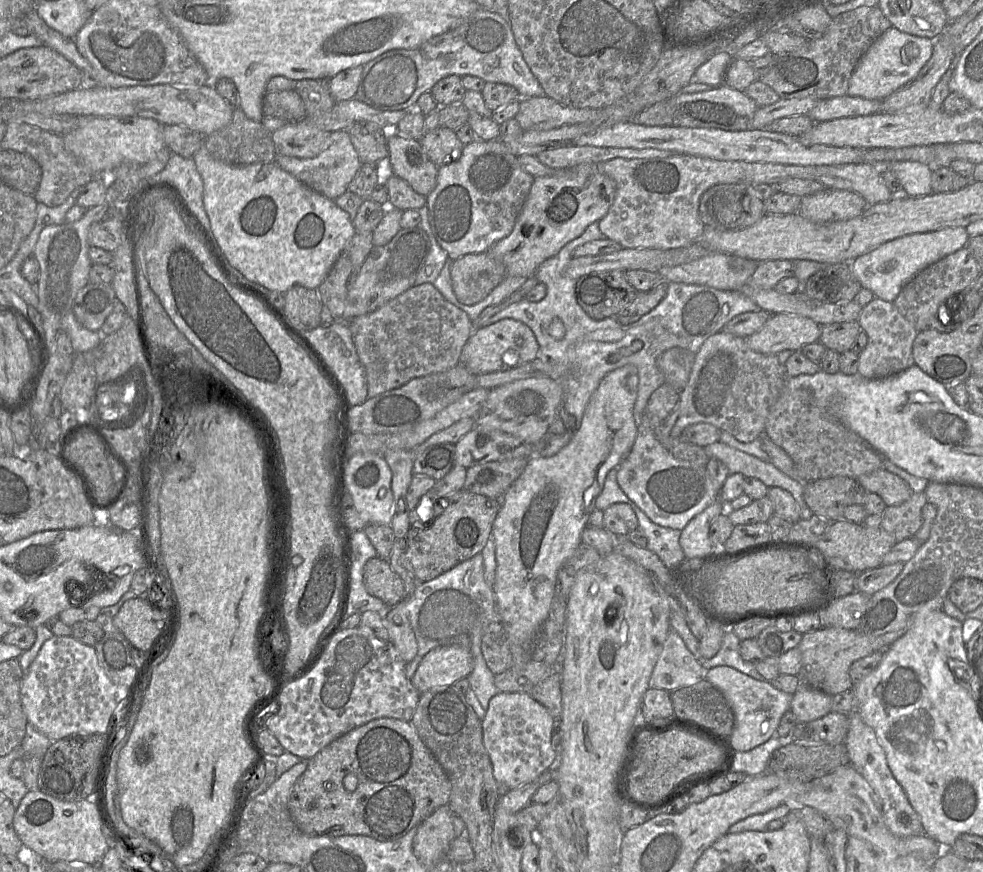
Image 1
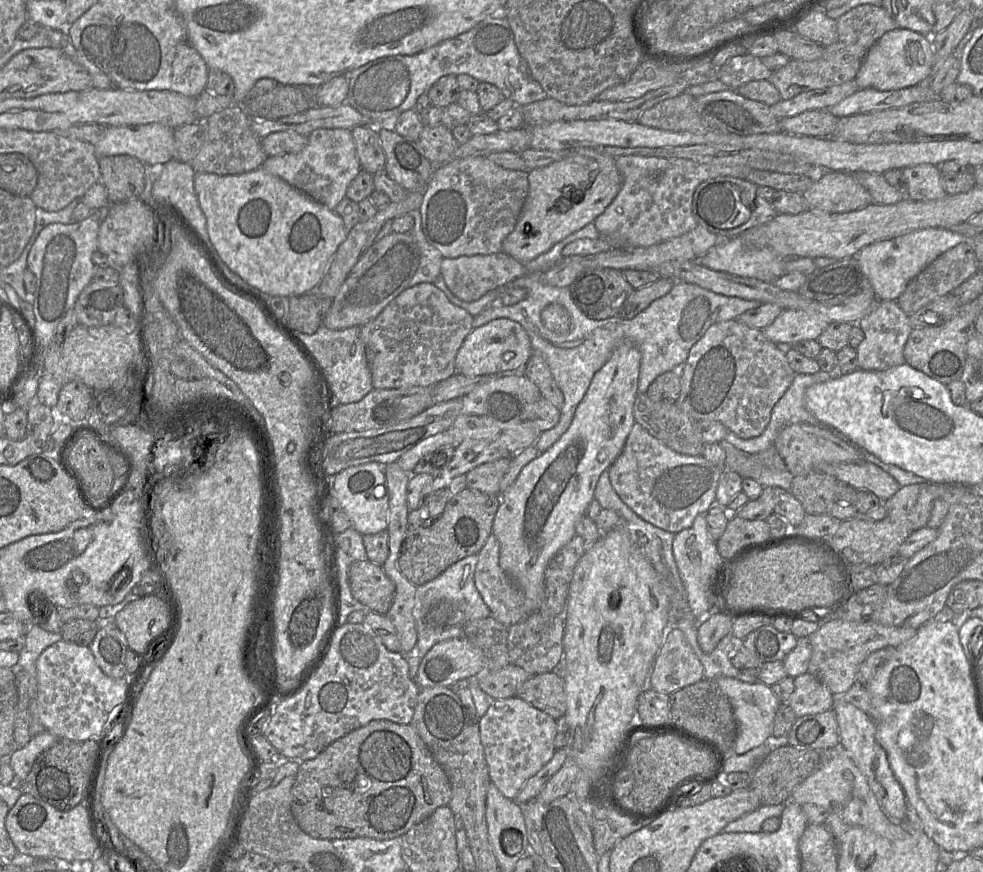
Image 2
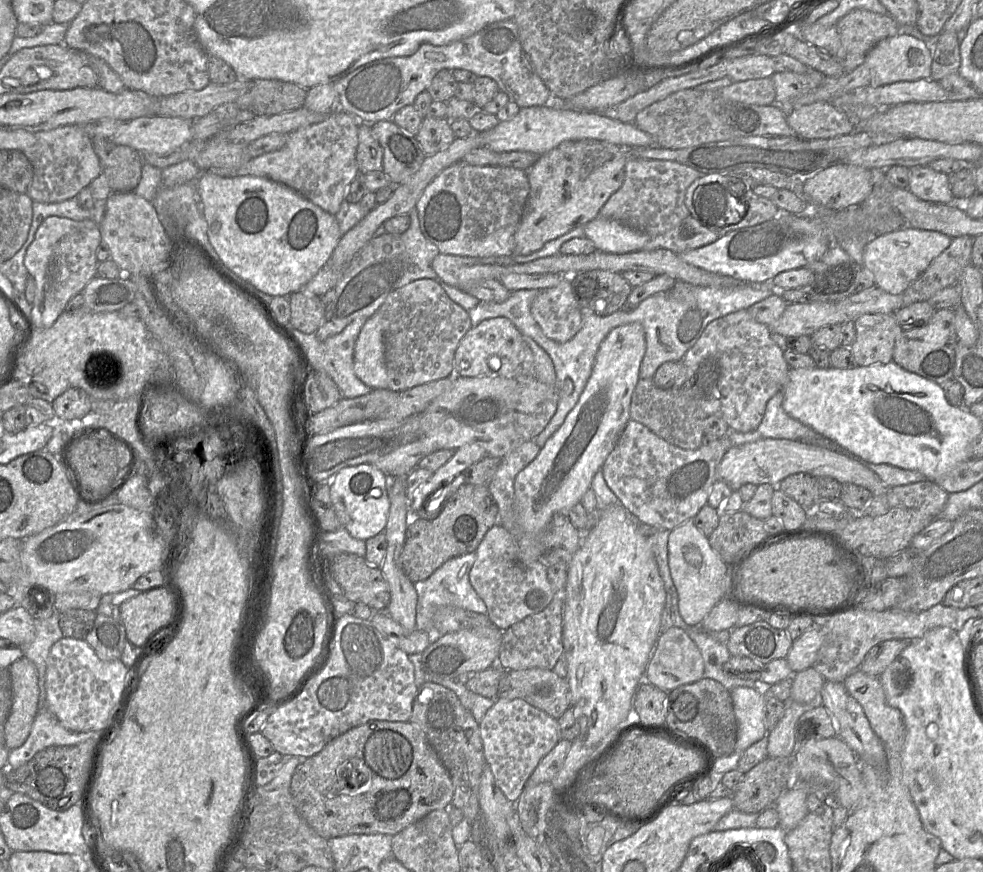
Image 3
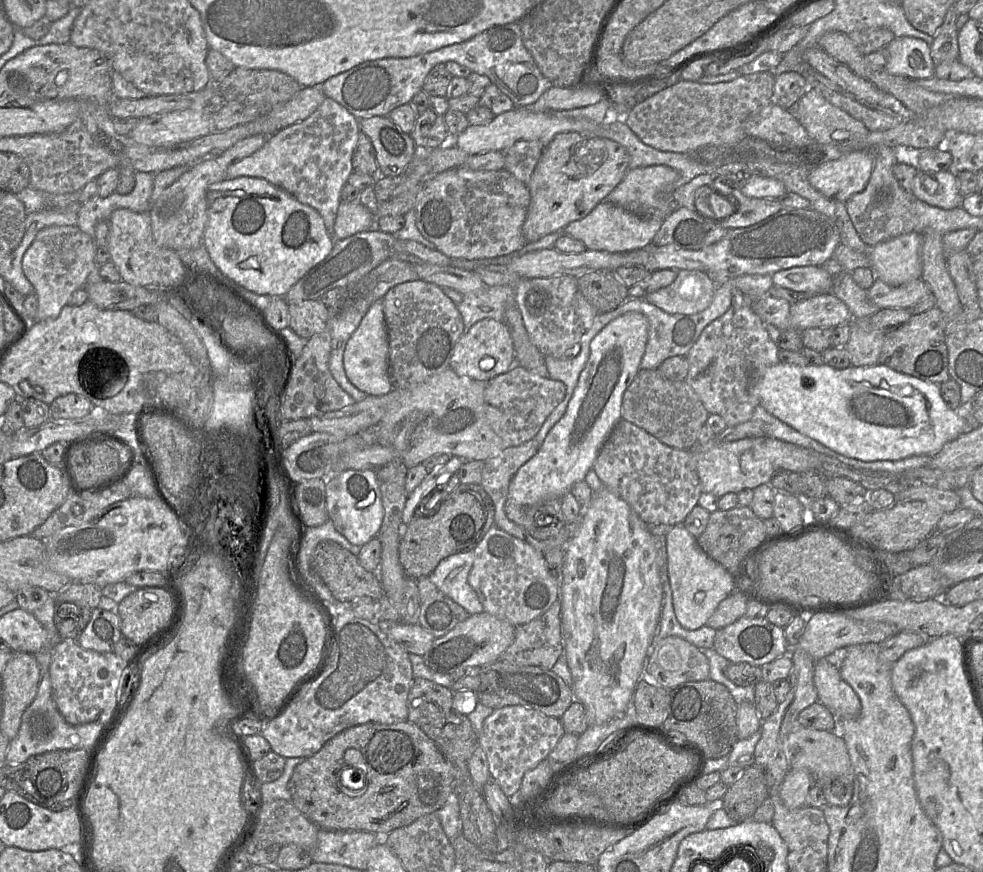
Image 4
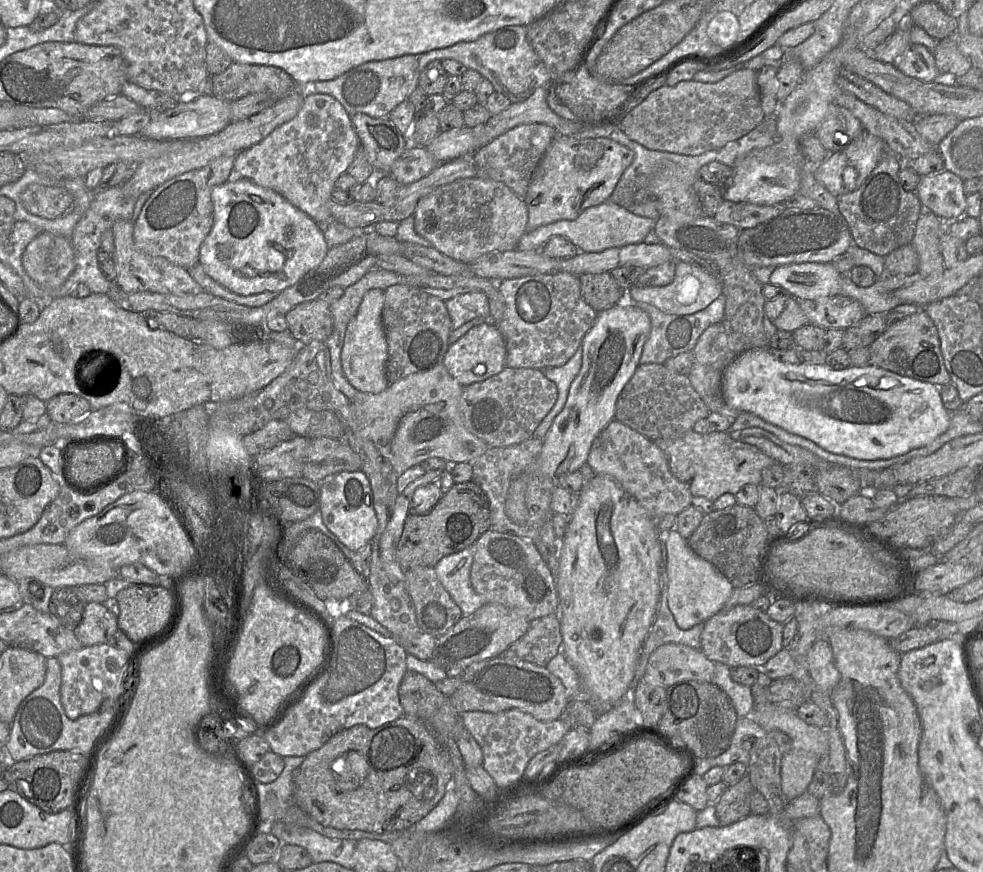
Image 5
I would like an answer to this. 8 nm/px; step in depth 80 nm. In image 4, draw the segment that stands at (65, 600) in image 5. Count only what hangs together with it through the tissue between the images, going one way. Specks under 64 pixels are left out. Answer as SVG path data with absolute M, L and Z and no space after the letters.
M73 602L57 603L54 622L61 639L77 640L90 621L92 610Z

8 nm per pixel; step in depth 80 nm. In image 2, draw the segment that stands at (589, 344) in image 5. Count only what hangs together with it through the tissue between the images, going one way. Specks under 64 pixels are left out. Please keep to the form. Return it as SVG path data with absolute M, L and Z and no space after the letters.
M622 343L616 347L604 366L594 374L567 431L550 448L528 463L507 490L498 494L500 505L492 533L500 545L499 564L522 594L519 621L542 607L546 596L546 570L551 559L576 535L576 521L586 514L600 475L608 470L624 448L635 424L633 406L638 394L640 362L641 353L634 345Z

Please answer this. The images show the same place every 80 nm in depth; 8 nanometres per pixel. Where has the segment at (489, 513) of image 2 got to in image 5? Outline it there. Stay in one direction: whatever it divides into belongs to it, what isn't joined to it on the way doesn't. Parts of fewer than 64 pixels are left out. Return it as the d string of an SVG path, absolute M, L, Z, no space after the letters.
M473 481L455 483L448 492L442 494L439 504L426 514L410 514L405 521L403 533L395 550L396 559L404 570L416 566L435 567L443 557L475 545L478 539L491 528L489 499L480 486Z

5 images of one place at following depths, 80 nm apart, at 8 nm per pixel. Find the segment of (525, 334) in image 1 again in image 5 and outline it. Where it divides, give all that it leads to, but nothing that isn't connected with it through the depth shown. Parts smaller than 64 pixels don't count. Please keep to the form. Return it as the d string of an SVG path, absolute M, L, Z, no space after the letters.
M492 321L471 328L451 344L443 360L448 373L463 387L499 374L506 365L507 349L503 335Z

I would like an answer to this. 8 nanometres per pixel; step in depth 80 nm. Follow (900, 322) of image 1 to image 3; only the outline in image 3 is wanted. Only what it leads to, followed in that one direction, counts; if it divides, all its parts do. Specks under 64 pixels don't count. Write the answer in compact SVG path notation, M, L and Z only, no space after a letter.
M893 313L864 314L853 323L856 339L850 350L857 366L893 361L896 339L903 332Z

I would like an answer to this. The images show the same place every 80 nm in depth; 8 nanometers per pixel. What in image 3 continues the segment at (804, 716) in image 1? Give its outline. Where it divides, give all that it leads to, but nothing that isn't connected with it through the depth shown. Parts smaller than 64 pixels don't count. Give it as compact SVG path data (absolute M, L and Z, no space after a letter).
M813 667L795 672L792 675L792 701L808 706L808 709L823 705L821 691L825 679Z

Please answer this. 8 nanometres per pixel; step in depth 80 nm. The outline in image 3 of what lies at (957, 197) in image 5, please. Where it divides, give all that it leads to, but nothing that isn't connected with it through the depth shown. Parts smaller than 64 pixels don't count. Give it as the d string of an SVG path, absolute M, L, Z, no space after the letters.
M929 166L909 168L908 190L921 200L938 204L954 204L956 201L949 184L949 176Z

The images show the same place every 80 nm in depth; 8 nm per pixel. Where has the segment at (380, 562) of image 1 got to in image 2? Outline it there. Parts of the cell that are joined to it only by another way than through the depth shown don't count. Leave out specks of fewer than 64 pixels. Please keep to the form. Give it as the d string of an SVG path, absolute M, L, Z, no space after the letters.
M370 560L356 561L349 569L349 585L355 599L368 611L386 615L395 596L395 584L382 565Z

